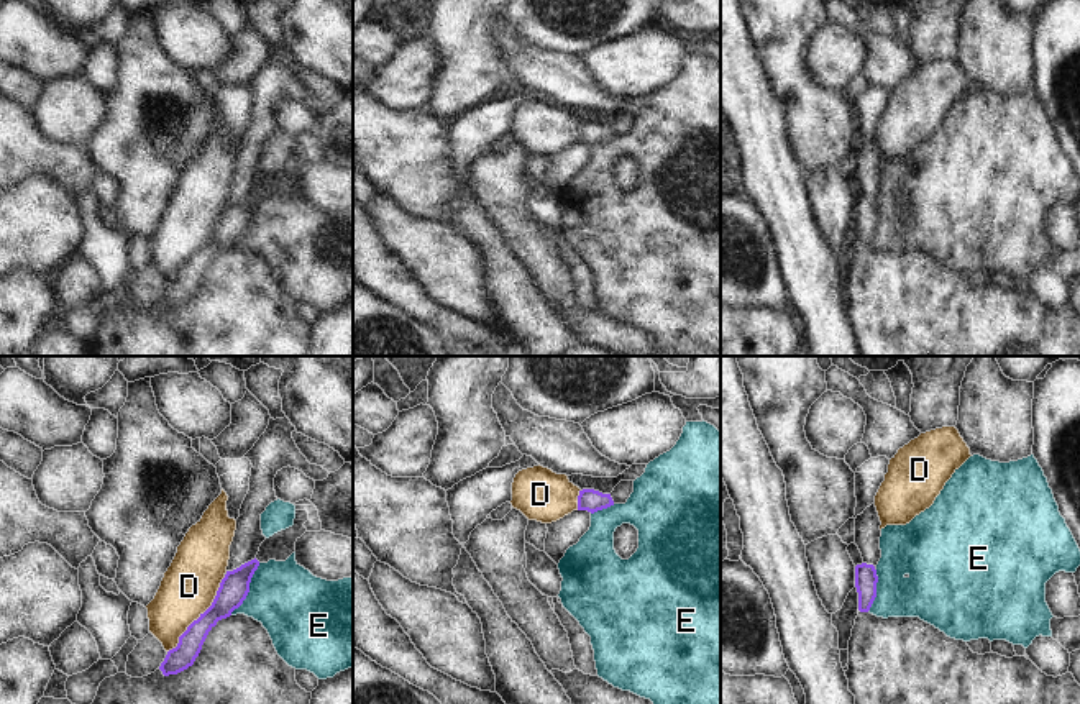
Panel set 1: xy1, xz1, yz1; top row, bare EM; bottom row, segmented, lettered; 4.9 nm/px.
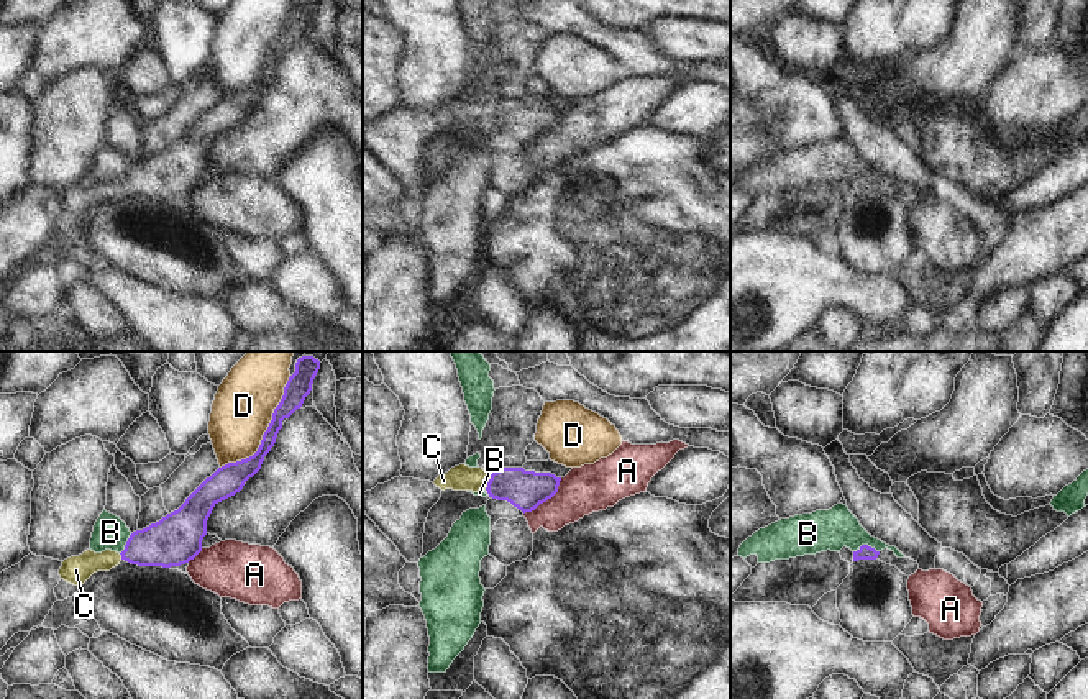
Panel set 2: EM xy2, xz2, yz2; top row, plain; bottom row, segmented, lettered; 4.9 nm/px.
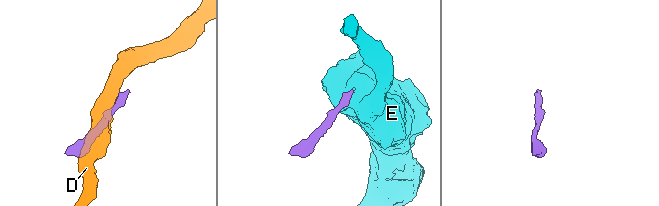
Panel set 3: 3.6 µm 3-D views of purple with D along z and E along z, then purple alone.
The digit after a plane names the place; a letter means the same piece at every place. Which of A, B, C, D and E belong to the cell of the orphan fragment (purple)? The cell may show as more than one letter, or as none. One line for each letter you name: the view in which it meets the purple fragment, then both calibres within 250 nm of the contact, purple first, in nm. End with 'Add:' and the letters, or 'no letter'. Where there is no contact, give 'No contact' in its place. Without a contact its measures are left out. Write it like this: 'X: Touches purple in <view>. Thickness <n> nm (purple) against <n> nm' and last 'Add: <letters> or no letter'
C: Touches purple in xz2. Thickness 190 nm (purple) against 130 nm
Add: C

